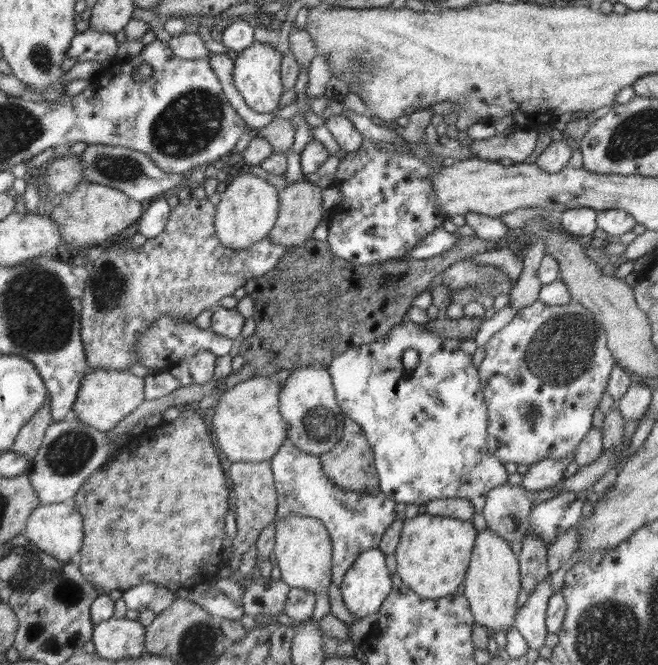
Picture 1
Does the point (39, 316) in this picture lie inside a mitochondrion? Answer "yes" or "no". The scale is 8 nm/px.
yes

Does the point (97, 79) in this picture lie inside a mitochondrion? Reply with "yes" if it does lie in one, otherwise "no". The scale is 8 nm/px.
no

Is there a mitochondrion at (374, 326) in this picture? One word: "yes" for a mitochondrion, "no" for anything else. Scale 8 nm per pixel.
no

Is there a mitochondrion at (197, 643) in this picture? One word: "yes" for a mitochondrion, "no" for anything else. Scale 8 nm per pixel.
yes

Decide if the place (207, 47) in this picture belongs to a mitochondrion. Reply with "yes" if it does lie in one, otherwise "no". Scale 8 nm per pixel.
no

